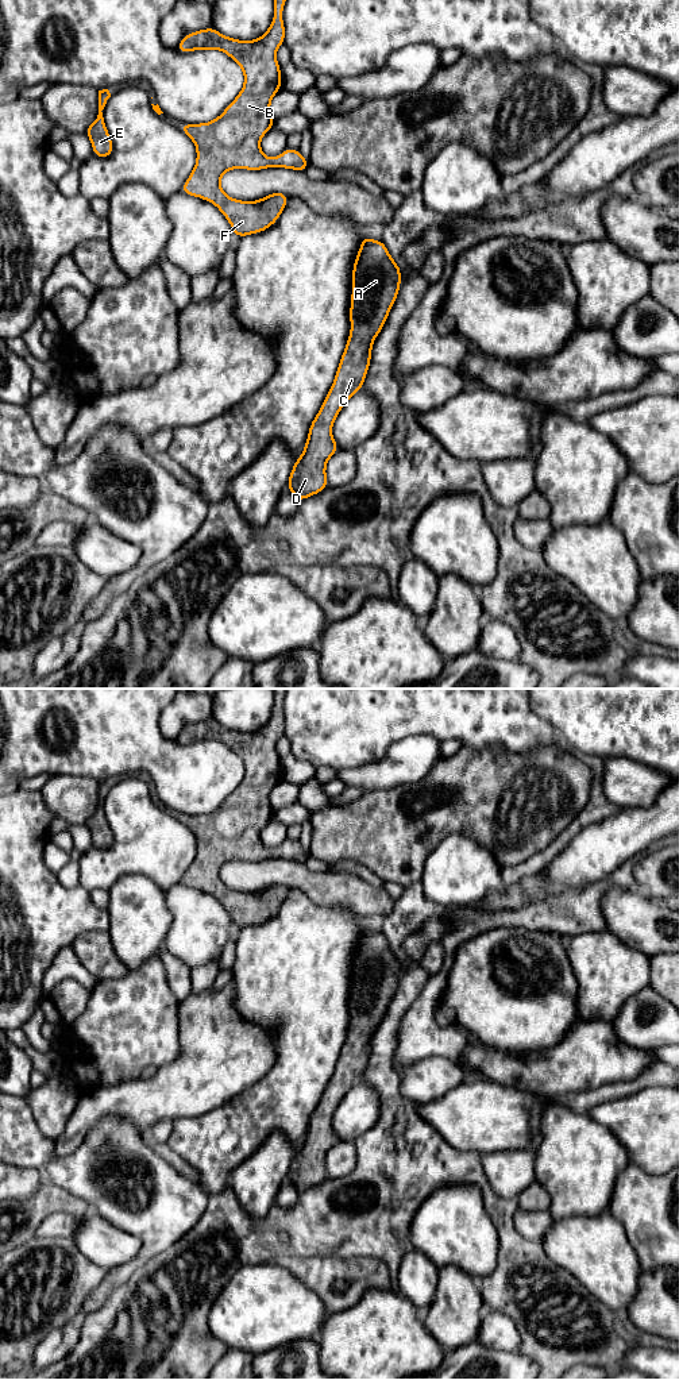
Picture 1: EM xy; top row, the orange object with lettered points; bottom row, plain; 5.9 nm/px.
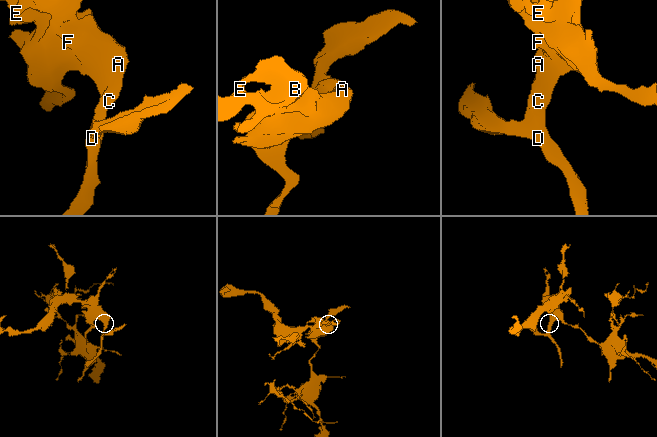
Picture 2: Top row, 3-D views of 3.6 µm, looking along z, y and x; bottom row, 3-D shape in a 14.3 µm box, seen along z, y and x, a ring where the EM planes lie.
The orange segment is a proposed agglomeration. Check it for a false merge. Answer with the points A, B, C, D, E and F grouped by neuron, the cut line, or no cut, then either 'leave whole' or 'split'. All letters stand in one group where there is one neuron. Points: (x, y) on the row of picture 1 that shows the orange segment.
groups A B C D E F; cut none; leave whole

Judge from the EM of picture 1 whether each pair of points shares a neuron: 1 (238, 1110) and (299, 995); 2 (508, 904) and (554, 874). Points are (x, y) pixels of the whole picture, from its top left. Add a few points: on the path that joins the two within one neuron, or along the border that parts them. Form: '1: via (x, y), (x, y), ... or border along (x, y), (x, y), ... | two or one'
1: via (269, 1090), (299, 1060), (299, 1026) | one
2: via (519, 897), (543, 885) | one

